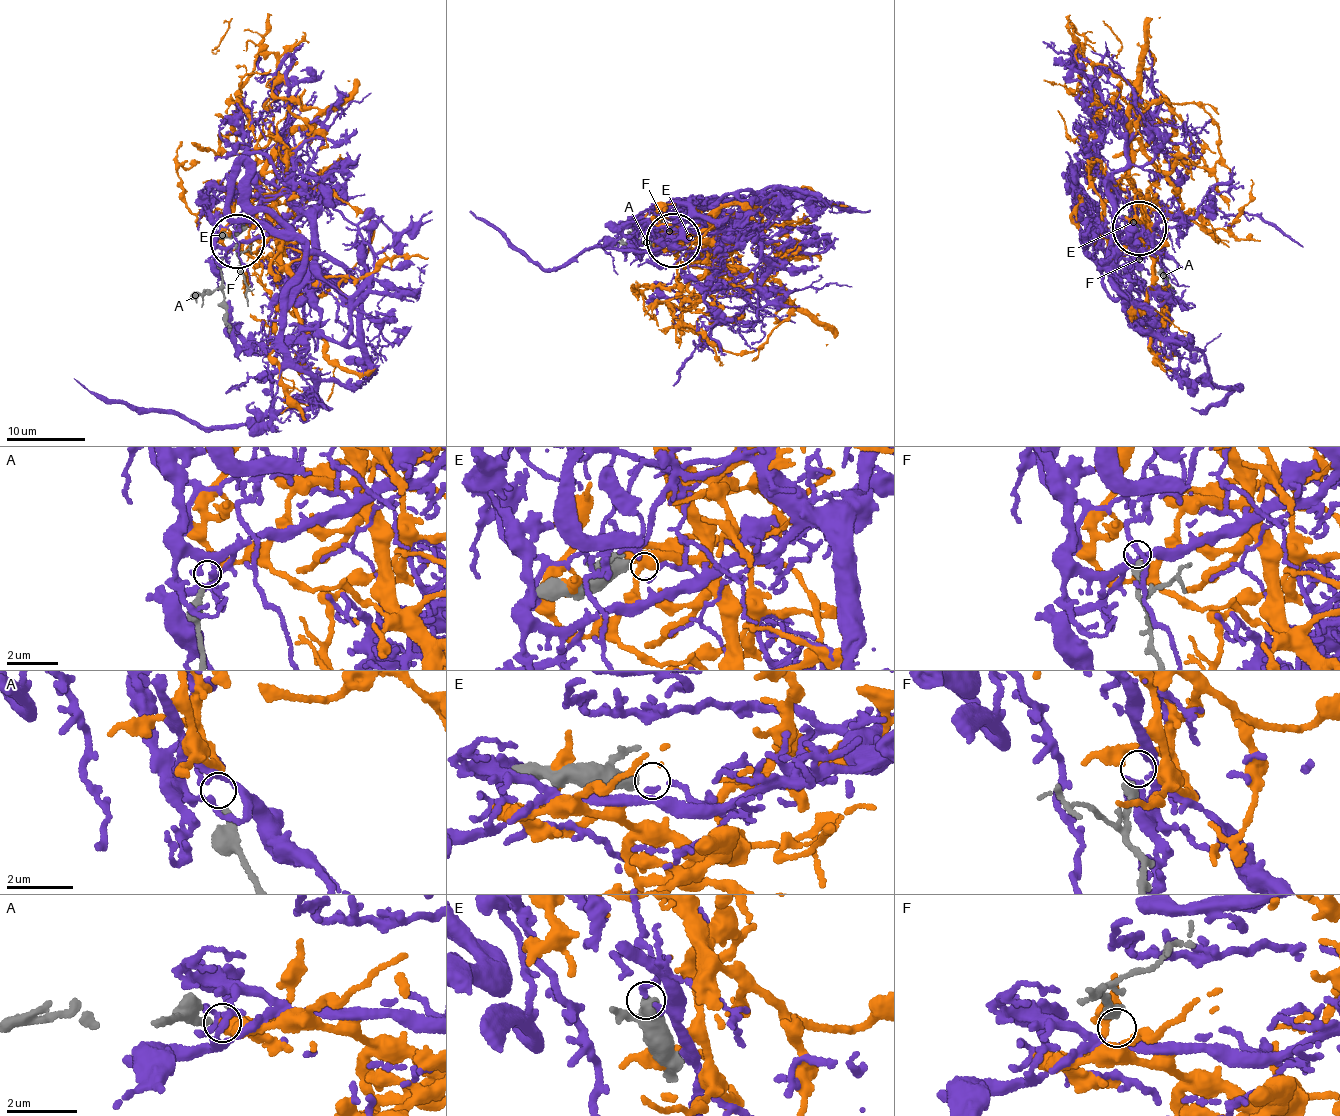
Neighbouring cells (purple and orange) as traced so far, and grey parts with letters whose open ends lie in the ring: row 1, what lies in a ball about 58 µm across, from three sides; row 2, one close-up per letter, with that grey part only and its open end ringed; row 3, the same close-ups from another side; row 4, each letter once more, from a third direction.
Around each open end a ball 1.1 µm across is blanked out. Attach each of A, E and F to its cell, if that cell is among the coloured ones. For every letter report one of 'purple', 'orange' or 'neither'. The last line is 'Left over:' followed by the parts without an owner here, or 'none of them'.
A: orange
E: neither
F: neither
Left over: E, F

